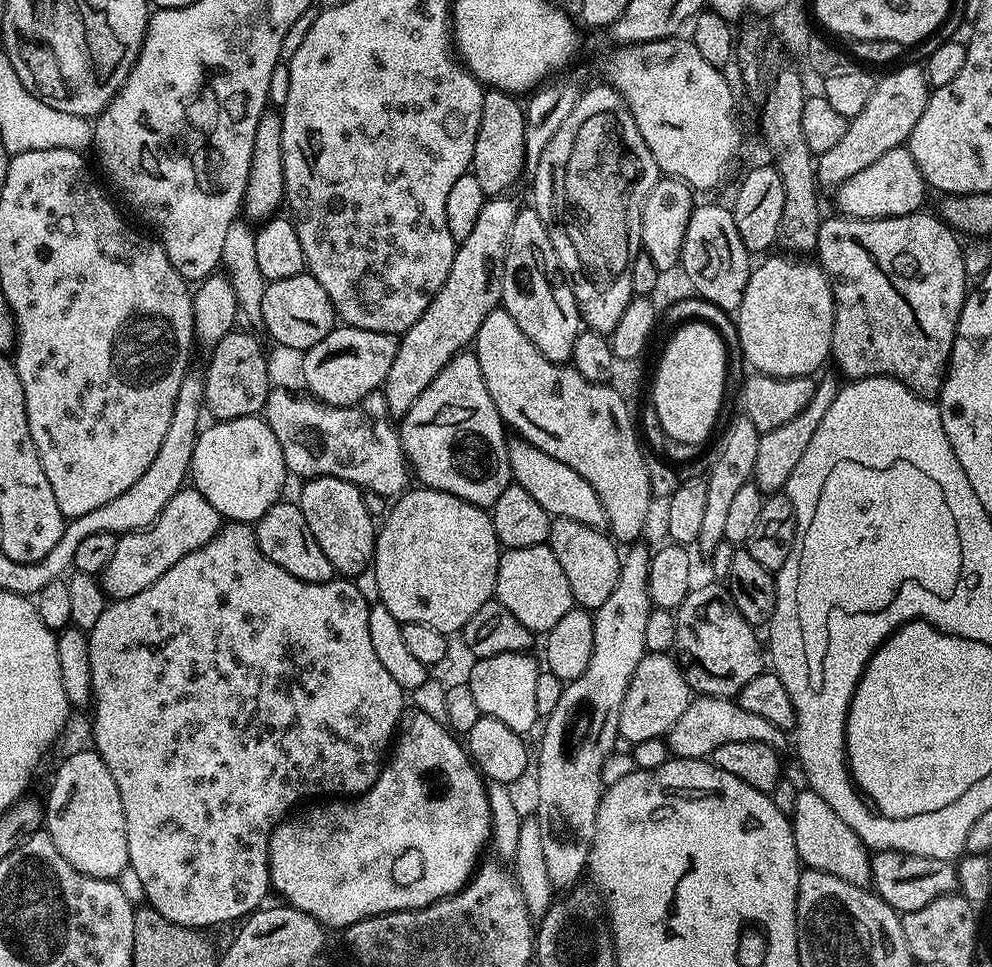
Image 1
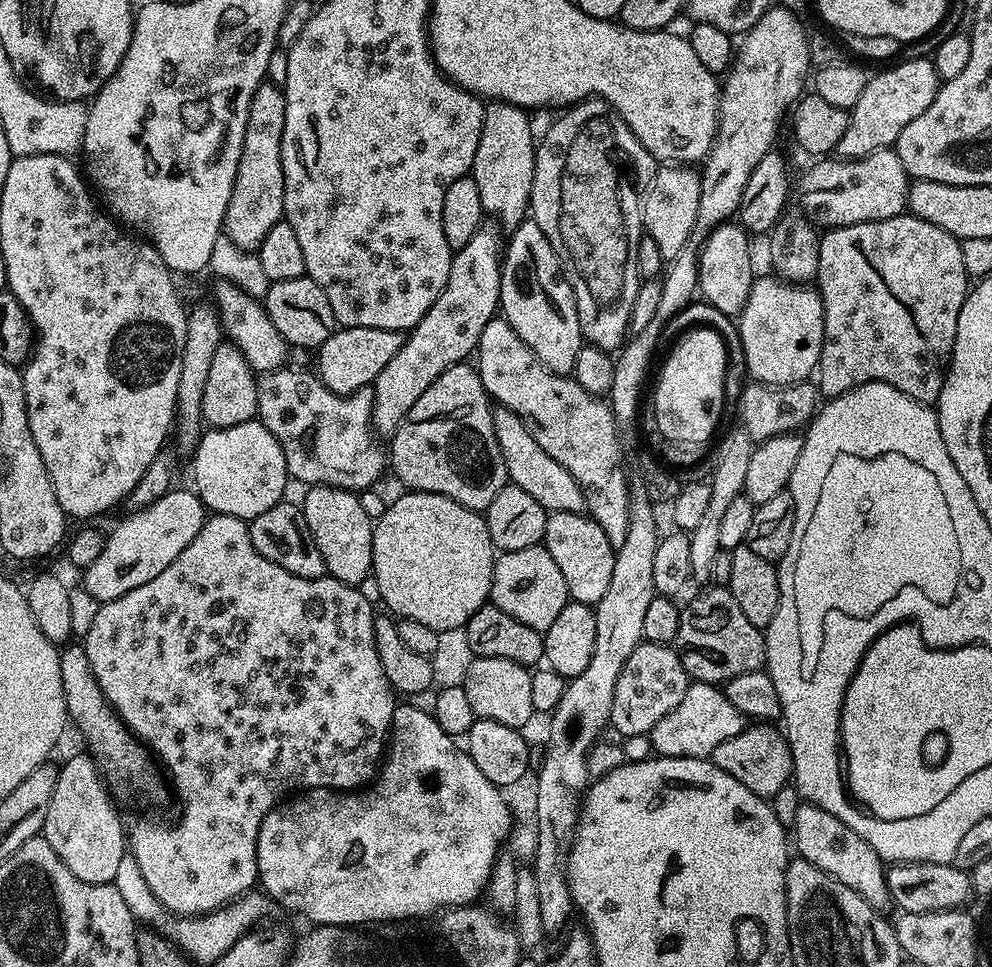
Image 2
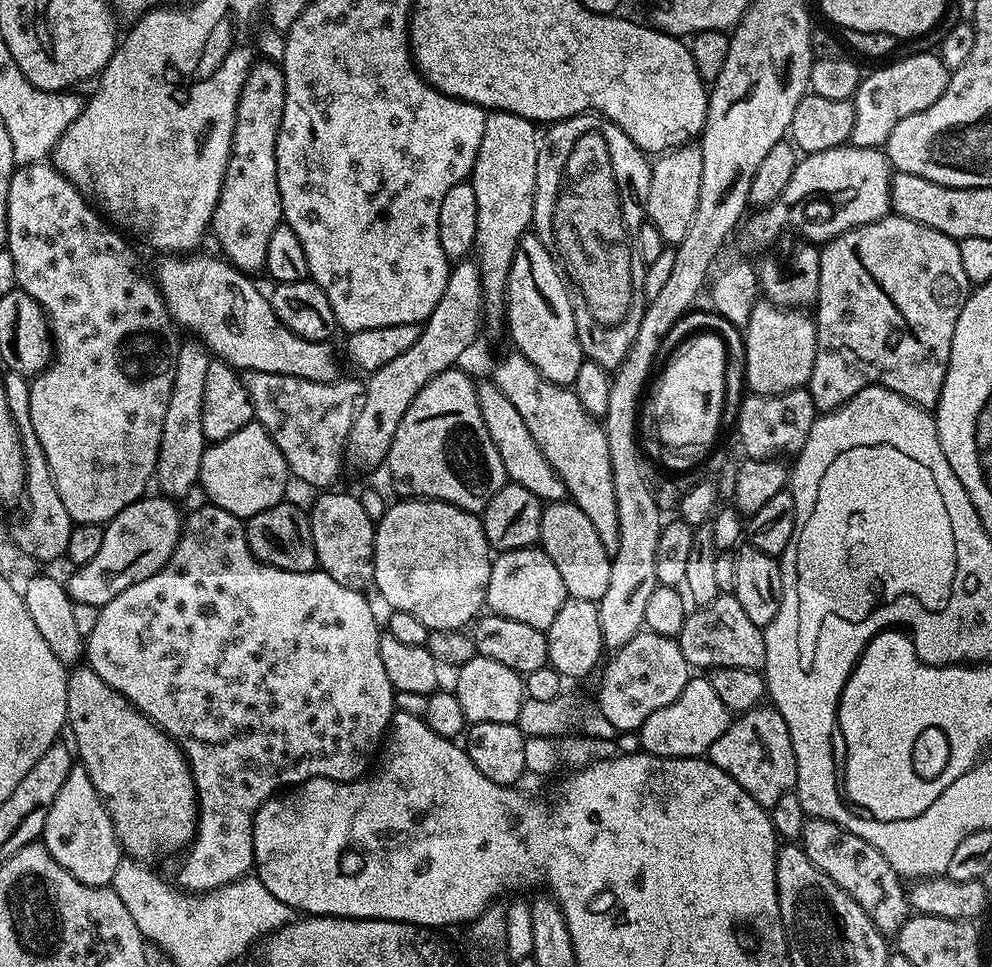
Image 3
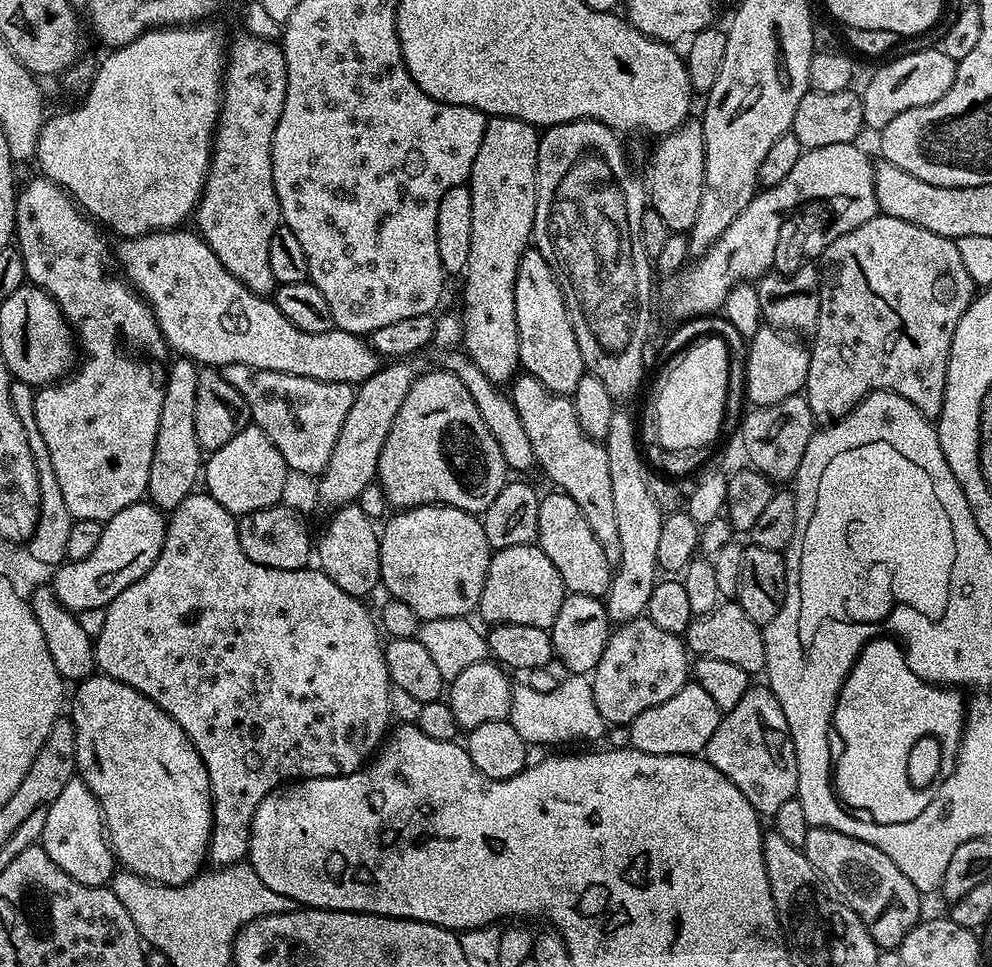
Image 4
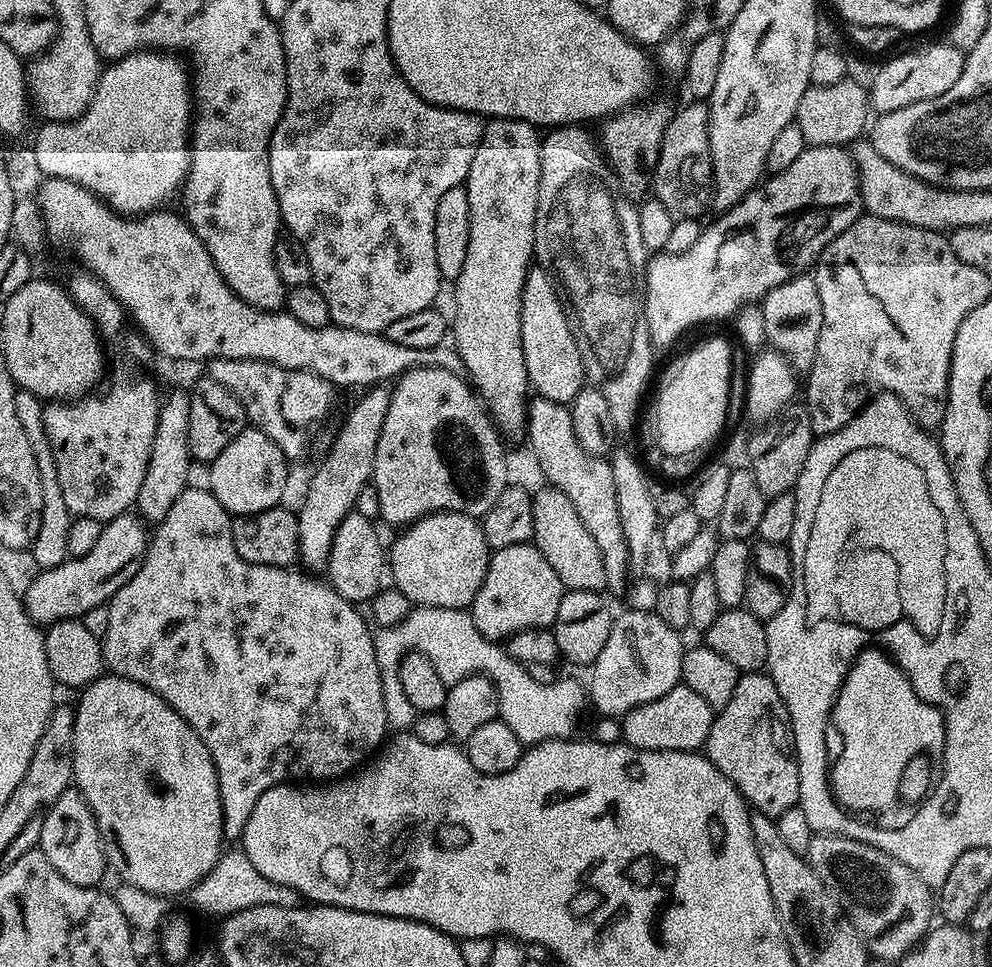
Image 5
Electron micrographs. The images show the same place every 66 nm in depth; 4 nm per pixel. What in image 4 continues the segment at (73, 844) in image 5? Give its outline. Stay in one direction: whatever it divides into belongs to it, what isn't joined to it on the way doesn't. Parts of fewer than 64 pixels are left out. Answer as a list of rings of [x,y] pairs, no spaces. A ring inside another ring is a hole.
[[[73,778],[70,782],[66,782],[62,794],[54,798],[54,802],[43,813],[42,819],[44,819],[44,829],[38,837],[39,843],[46,850],[46,854],[50,854],[52,861],[66,874],[70,874],[70,878],[74,878],[74,882],[82,882],[82,886],[91,888],[103,888],[111,881],[114,875],[112,845],[109,844],[104,831],[104,816],[100,813],[100,804],[84,780]]]

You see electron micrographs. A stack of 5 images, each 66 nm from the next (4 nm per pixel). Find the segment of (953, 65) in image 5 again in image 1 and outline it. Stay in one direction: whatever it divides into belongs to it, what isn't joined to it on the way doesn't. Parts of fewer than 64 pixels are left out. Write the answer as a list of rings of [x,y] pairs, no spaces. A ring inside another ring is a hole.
[[[908,64],[905,68],[893,67],[884,77],[876,80],[870,98],[866,98],[866,106],[857,116],[849,119],[846,134],[830,150],[826,150],[816,160],[816,179],[821,189],[835,190],[846,178],[858,174],[858,170],[866,170],[866,166],[878,162],[886,150],[901,147],[908,135],[918,126],[918,118],[922,118],[922,110],[926,110],[926,102],[930,95],[930,85],[923,67],[915,68]]]

